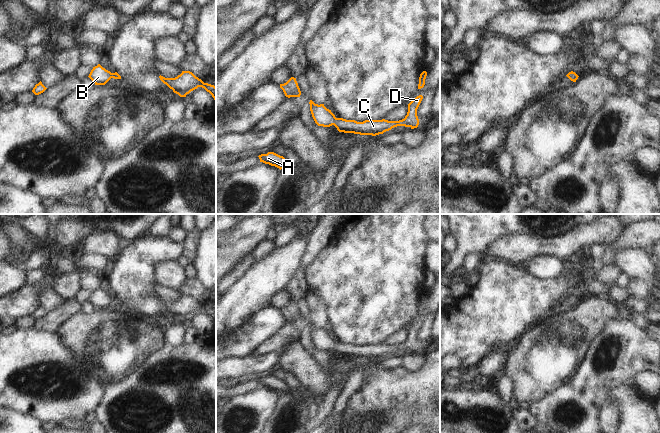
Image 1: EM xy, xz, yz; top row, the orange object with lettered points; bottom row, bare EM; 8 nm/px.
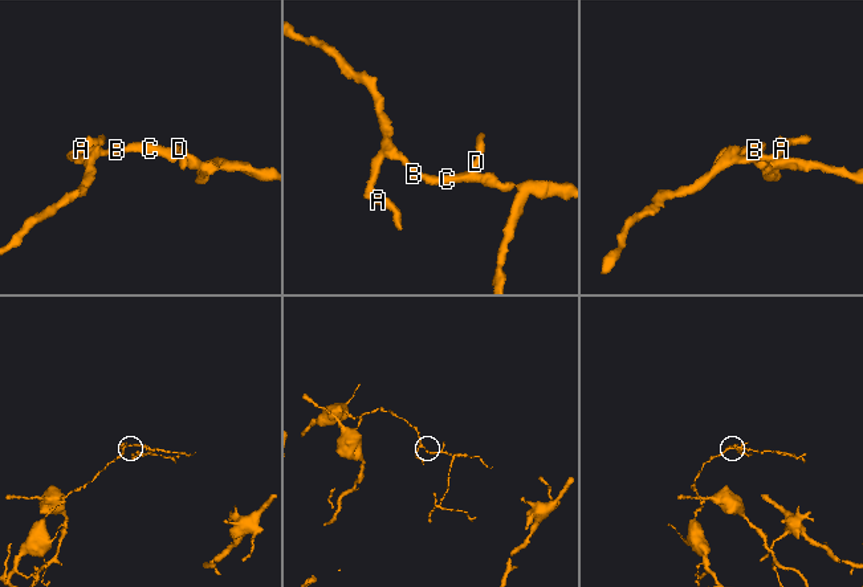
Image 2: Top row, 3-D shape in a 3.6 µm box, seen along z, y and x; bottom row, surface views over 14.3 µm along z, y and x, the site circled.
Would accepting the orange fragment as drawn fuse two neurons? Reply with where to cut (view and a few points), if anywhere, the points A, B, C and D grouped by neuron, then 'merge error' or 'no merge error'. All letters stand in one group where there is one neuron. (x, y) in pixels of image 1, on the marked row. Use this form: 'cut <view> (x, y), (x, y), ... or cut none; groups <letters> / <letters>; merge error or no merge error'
cut none; groups A B C D; no merge error

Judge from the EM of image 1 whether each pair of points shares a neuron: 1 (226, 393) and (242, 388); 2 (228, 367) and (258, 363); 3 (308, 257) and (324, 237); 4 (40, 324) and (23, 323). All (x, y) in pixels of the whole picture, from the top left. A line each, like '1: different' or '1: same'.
1: same
2: same
3: same
4: different

